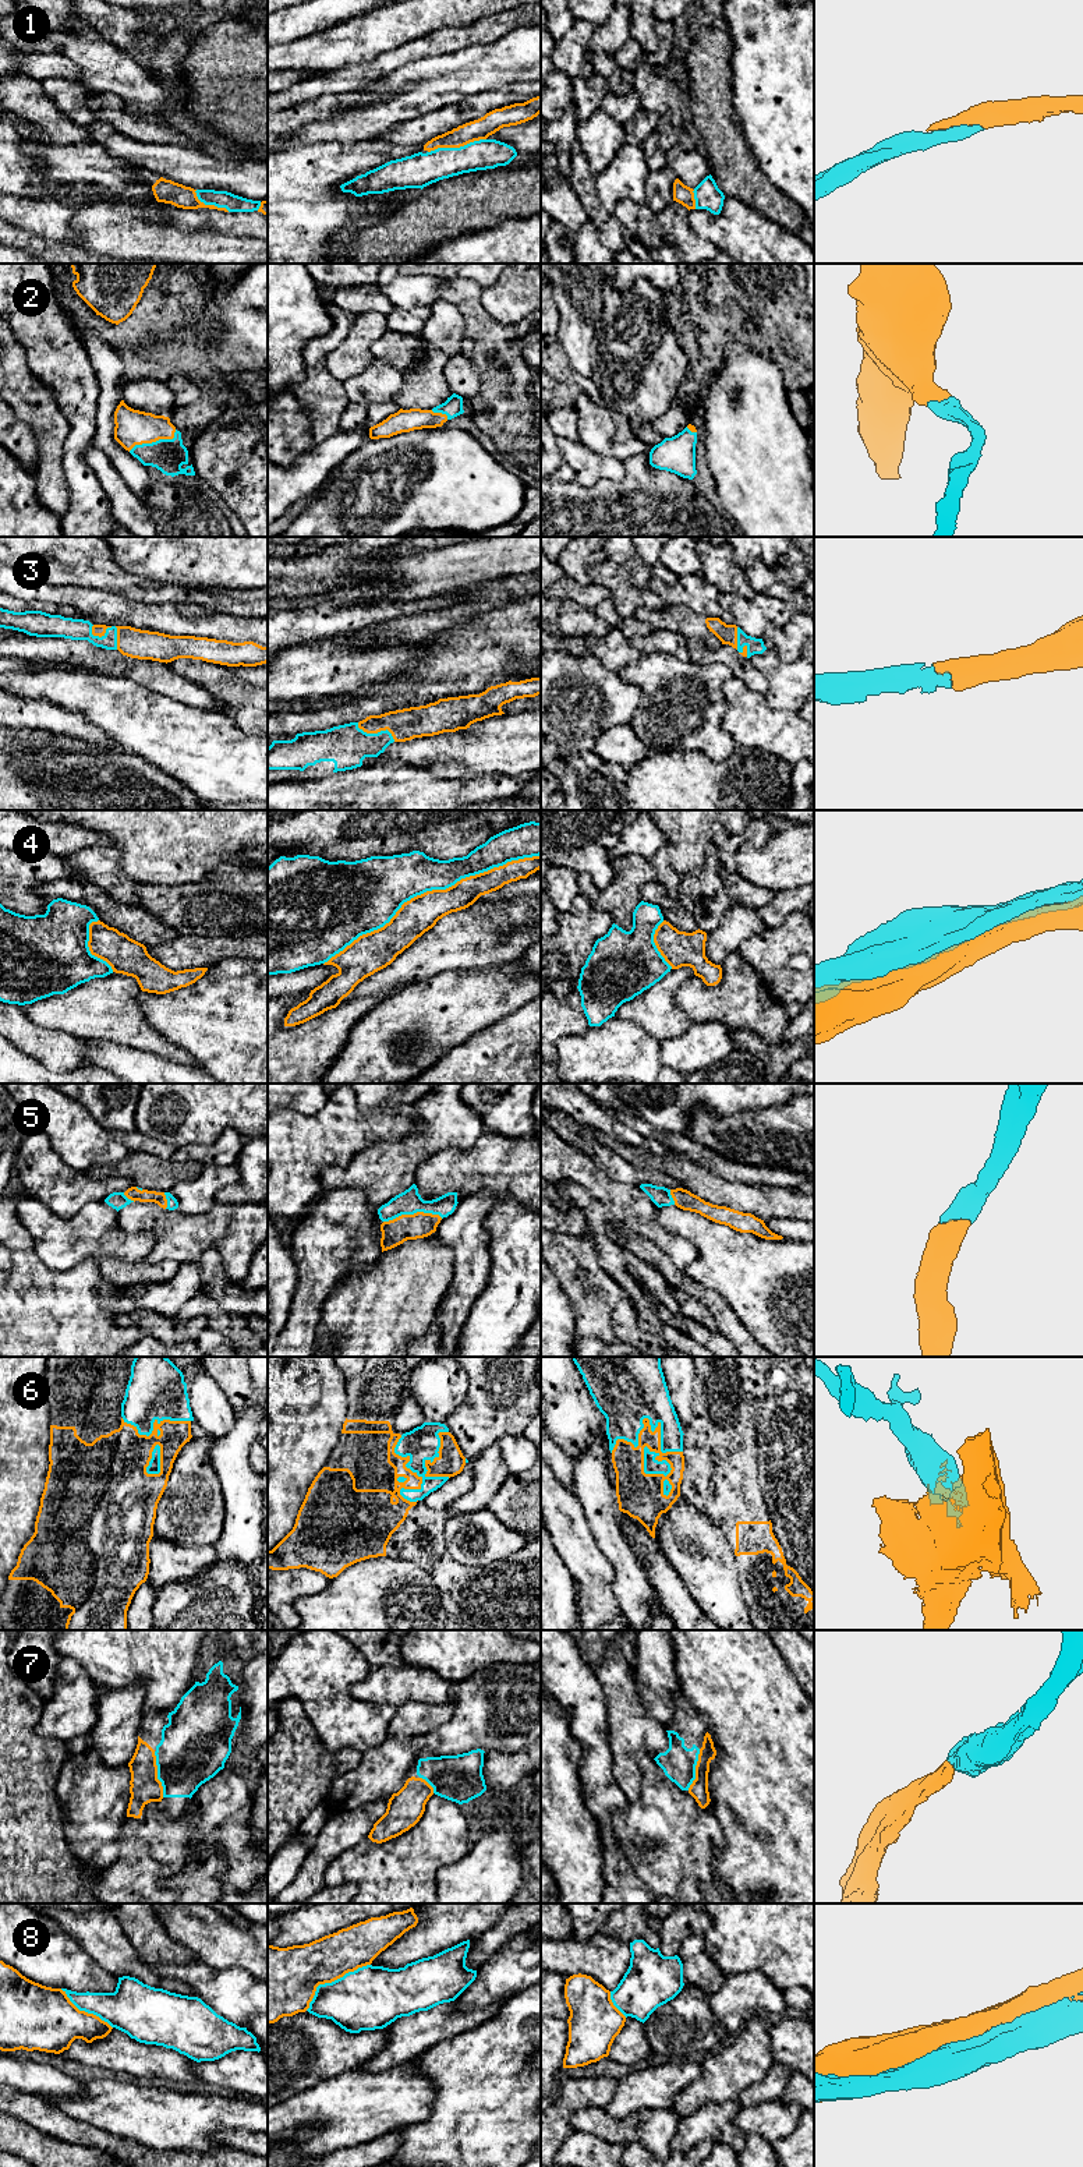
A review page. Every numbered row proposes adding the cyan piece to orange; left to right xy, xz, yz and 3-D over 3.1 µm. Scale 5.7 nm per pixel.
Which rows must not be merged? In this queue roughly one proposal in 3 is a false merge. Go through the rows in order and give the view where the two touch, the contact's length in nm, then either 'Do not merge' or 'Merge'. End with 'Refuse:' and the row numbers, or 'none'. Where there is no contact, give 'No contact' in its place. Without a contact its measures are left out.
1: Touches orange in xz. Shared border 340 nm. Merge
2: Touches orange in xy. Shared border 300 nm. Merge
3: Touches orange in xz. Shared border 240 nm. Merge
4: Touches orange in xz. Shared border 1400 nm. Do not merge
5: Touches orange in xz. Shared border 340 nm. Merge
6: Touches orange in yz. Shared border 480 nm. Merge
7: Touches orange in xy. Shared border 280 nm. Merge
8: Touches orange in xz. Shared border 460 nm. Do not merge
Refuse: 4, 8

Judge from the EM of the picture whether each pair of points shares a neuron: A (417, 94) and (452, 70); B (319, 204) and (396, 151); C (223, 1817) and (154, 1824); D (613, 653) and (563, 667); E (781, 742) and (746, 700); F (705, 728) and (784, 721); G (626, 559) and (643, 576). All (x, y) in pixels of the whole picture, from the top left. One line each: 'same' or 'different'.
A: same
B: same
C: different
D: different
E: same
F: different
G: same

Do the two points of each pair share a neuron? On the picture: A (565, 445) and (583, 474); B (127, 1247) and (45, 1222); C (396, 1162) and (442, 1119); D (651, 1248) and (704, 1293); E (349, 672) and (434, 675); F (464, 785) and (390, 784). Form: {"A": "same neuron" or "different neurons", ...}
{"A": "same neuron", "B": "same neuron", "C": "same neuron", "D": "same neuron", "E": "different neurons", "F": "same neuron"}

